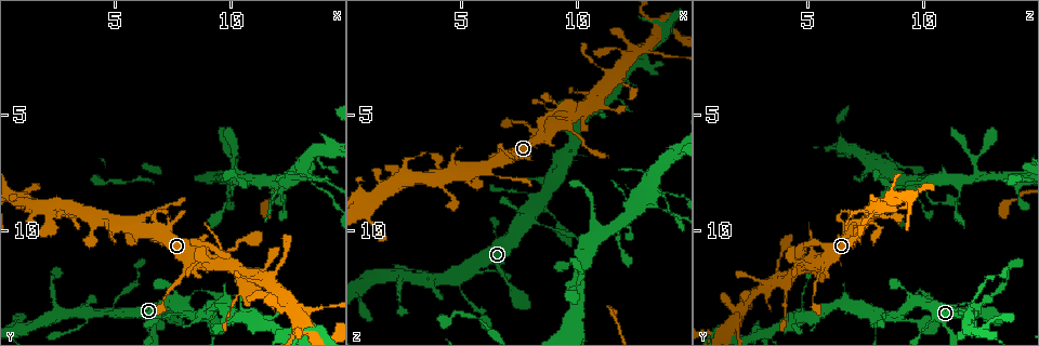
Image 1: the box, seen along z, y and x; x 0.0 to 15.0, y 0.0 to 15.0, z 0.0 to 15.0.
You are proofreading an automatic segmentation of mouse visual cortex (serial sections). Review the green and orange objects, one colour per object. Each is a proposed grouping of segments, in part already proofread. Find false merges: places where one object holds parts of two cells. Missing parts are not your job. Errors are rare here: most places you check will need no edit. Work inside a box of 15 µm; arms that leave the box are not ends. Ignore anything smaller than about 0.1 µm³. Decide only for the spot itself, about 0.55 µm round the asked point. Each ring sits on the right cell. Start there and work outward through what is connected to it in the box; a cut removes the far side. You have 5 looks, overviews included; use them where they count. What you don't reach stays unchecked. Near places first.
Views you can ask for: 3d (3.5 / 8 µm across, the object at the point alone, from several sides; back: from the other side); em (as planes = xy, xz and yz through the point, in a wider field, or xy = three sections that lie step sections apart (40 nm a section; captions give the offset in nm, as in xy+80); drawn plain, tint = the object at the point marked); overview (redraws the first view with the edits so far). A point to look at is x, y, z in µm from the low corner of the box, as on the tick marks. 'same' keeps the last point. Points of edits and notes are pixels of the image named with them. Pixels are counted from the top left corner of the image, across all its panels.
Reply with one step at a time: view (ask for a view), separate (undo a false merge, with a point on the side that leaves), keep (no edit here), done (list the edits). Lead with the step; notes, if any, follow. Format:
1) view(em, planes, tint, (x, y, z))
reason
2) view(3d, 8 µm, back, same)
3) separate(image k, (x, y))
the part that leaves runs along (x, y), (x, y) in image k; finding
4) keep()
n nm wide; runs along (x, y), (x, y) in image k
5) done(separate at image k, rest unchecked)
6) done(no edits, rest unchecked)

view(3d, 8 µm, (4.9, 13.6, 11.9))
three arms meet

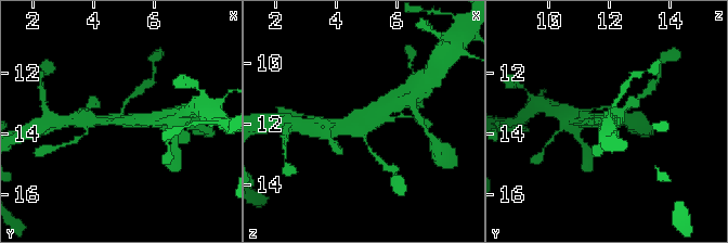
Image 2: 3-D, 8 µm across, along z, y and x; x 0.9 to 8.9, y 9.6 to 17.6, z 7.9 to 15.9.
view(em, xy, step 3, tint, (4.9, 13.6, 12.0))
3 arms; arms of 150, 350, 450 nm

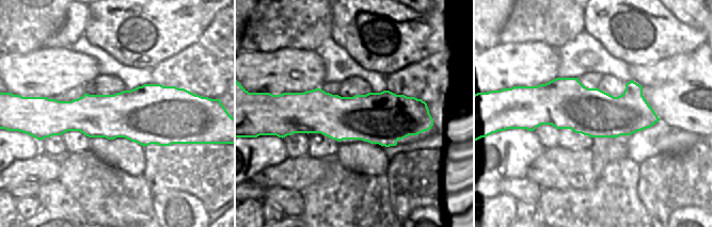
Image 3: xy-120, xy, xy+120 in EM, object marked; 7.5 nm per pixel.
keep()
all the same cell

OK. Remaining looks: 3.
view(3d, 3.5 µm, back, (13.1, 14.0, 1.9))
four arms meet

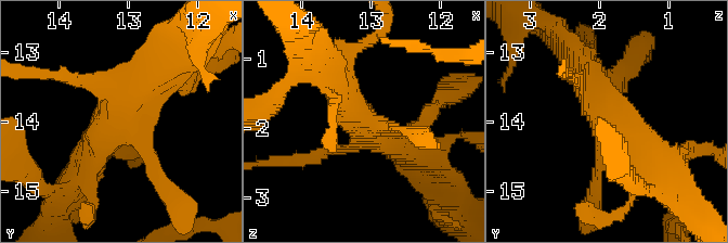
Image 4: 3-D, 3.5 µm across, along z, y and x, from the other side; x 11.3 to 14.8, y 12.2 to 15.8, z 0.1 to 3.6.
view(em, xy, step 3, tint, (13.15, 13.95, 1.90))
4 arms; arms of 150, 200, 400, 450 nm

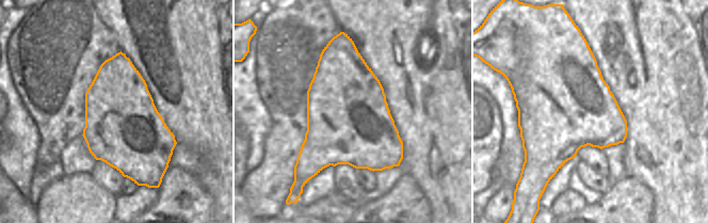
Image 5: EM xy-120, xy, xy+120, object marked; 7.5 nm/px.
keep()
runs along (163, 64), (132, 93), (86, 167) in image 4; continuous, no second cell

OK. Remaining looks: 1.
done(no edits, rest unchecked)

